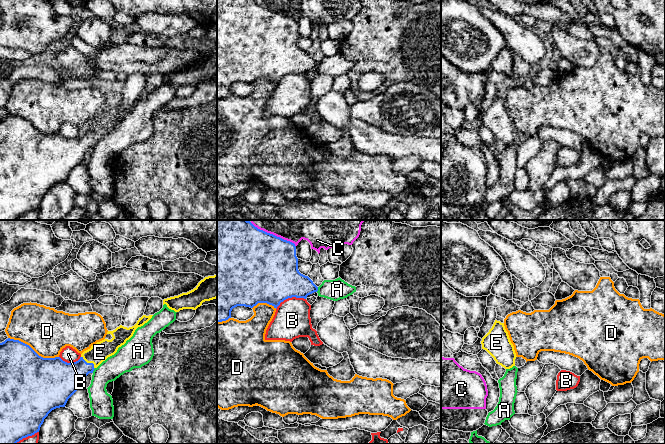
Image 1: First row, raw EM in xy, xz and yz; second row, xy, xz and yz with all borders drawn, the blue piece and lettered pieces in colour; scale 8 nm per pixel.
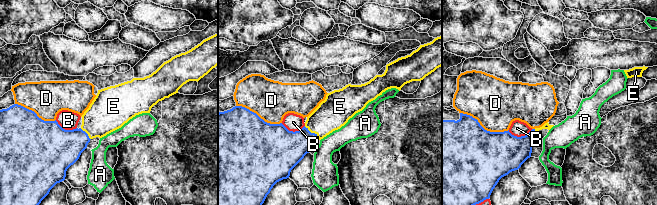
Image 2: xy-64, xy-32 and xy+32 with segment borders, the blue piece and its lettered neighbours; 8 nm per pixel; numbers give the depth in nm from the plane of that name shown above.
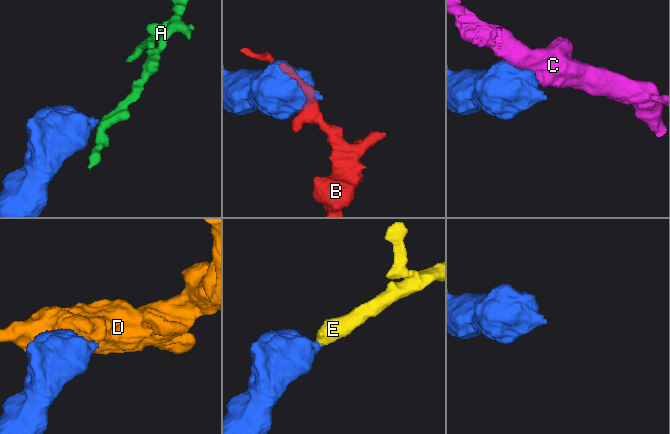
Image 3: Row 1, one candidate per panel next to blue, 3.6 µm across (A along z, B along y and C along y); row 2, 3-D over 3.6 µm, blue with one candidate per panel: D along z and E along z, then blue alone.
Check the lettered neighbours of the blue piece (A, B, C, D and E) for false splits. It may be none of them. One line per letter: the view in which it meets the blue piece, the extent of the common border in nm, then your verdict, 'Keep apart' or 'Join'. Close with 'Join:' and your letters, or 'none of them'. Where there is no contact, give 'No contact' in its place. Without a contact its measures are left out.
A: Touches blue in xy. Shared border 50 nm. Keep apart
B: Touches blue in xz. Shared border 260 nm. Keep apart
C: Touches blue in xz. Shared border 420 nm. Keep apart
D: Touches blue in xy. Shared border 440 nm. Keep apart
E: Touches blue in xy. Shared border 150 nm. Join
Join: E

